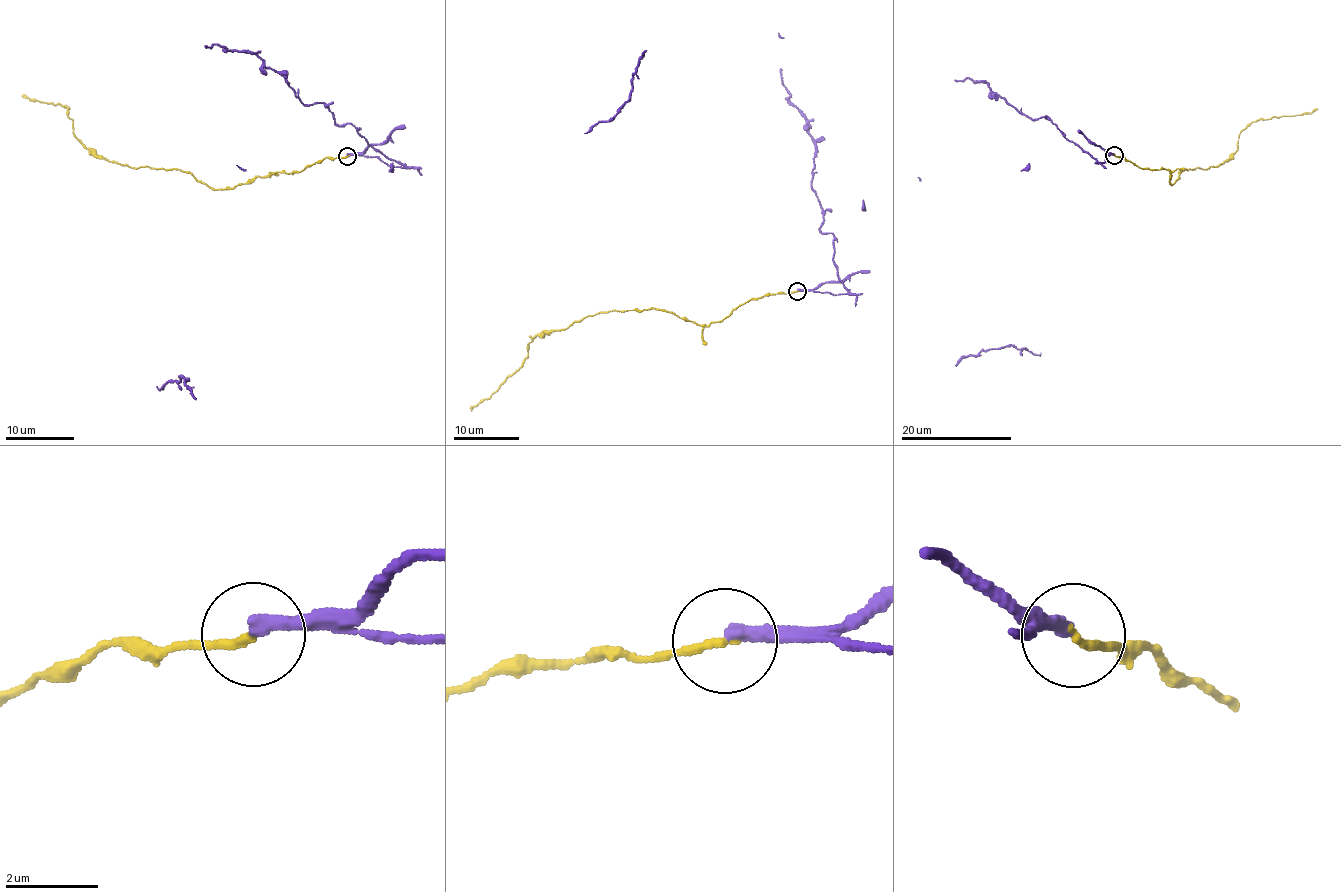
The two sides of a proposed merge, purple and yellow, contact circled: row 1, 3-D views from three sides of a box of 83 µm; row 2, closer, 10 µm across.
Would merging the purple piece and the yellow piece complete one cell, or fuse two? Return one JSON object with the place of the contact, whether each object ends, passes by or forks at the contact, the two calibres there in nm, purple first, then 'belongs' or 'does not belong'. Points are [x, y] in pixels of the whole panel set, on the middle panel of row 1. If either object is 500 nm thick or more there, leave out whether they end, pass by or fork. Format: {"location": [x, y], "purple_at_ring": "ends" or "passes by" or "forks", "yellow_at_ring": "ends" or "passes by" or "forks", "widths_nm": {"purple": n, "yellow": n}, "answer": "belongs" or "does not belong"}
{"location": [797, 291], "purple_at_ring": "ends", "yellow_at_ring": "ends", "widths_nm": {"purple": 320, "yellow": 180}, "answer": "does not belong"}

